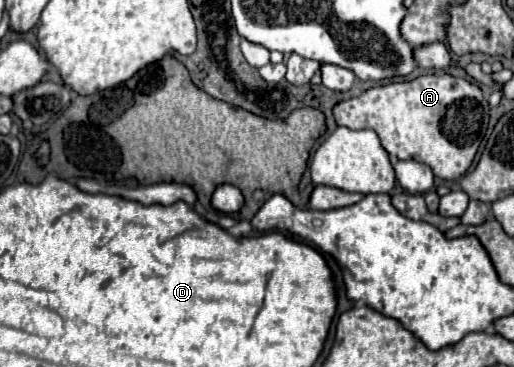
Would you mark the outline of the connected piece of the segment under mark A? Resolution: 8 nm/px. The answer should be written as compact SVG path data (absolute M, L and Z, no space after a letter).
M443 72L443 74L423 74L413 80L391 82L391 84L369 88L361 96L335 104L333 116L339 126L347 126L351 130L361 130L361 128L375 130L377 136L381 138L381 146L391 156L397 156L401 160L409 160L409 158L421 160L423 164L431 166L435 176L445 178L445 180L455 180L455 178L461 178L469 170L479 150L481 138L489 122L489 104L477 84Z

